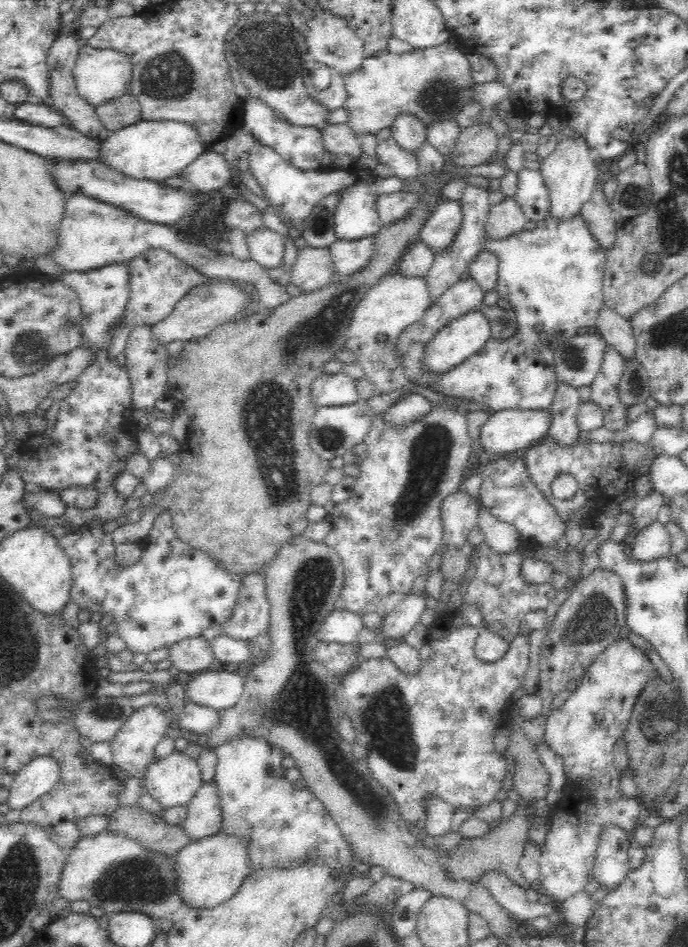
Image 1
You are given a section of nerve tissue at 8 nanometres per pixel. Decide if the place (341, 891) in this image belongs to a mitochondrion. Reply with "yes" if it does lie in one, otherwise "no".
no

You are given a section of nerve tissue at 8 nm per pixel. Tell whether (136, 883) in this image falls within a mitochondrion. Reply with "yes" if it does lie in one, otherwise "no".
yes

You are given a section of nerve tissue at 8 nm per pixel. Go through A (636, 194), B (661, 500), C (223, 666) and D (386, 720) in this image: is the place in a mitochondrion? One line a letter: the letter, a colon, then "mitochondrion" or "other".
A: mitochondrion
B: other
C: other
D: mitochondrion

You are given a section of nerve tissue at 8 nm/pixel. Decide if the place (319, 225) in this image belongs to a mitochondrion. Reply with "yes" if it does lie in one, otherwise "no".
yes

